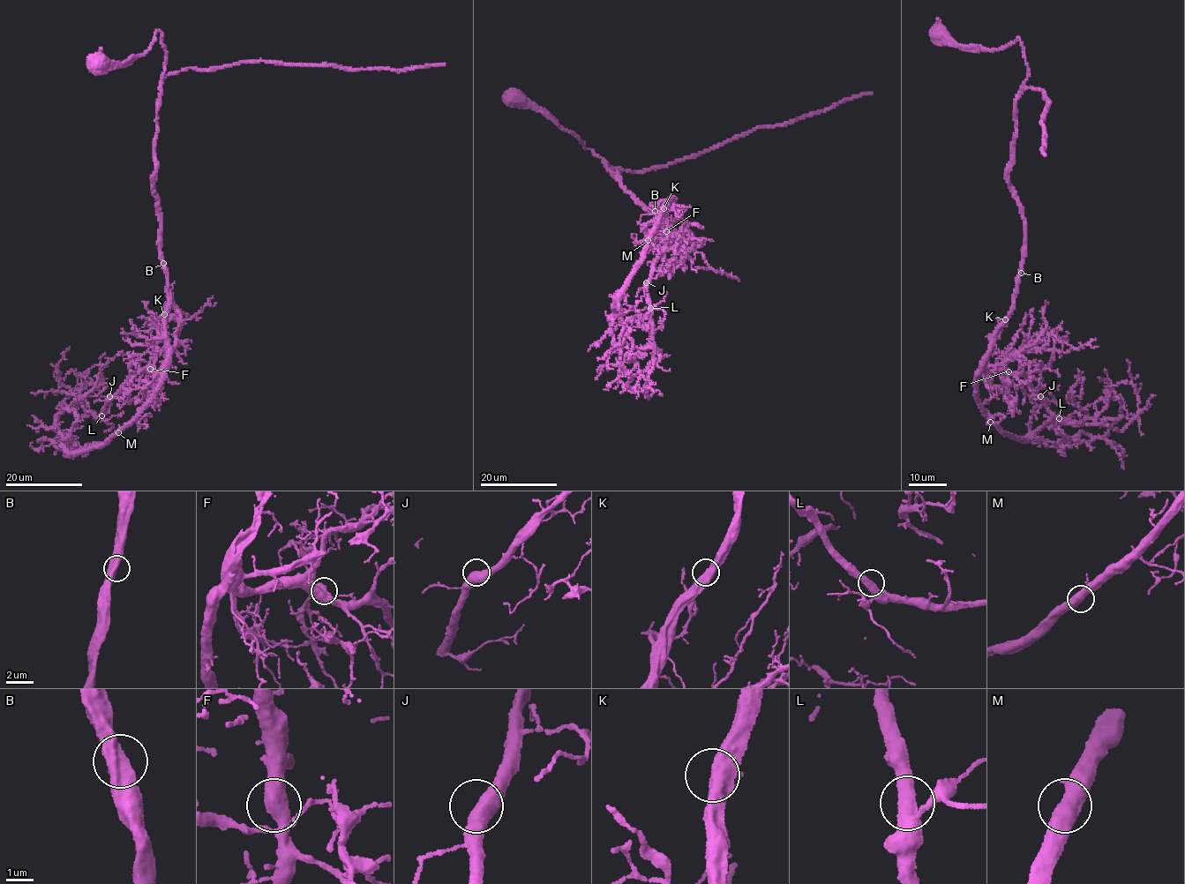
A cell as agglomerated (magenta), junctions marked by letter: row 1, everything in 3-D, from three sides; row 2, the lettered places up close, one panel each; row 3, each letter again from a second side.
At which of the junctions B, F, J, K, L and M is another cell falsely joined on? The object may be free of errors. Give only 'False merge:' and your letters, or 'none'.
False merge: none

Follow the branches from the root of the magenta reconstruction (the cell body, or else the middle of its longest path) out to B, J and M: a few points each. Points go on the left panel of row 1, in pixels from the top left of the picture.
B: (100, 66), (146, 53), (161, 33), (166, 56), (156, 117), (153, 193), (163, 264)
J: (100, 66), (146, 53), (161, 33), (153, 193), (168, 355), (161, 368), (144, 369), (109, 396)
M: (100, 66), (146, 53), (161, 33), (166, 56), (153, 193), (166, 276), (168, 355), (153, 398), (118, 432)

